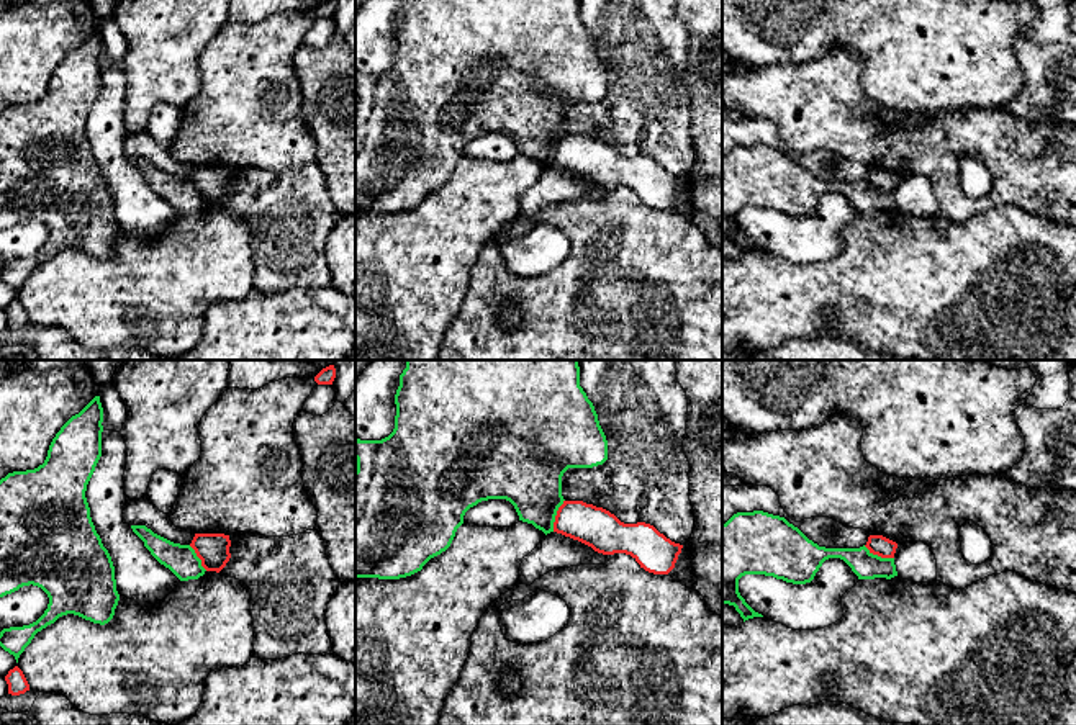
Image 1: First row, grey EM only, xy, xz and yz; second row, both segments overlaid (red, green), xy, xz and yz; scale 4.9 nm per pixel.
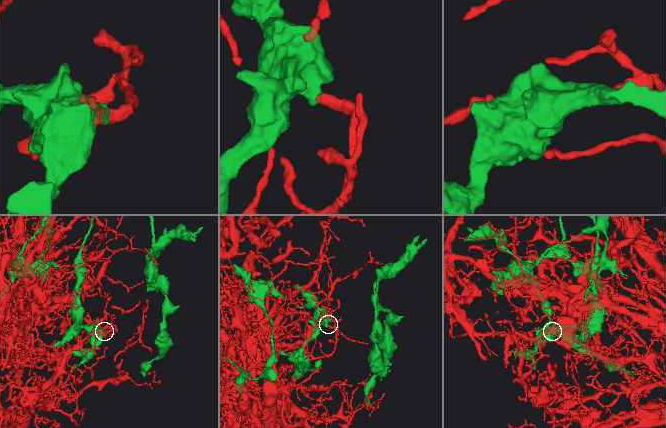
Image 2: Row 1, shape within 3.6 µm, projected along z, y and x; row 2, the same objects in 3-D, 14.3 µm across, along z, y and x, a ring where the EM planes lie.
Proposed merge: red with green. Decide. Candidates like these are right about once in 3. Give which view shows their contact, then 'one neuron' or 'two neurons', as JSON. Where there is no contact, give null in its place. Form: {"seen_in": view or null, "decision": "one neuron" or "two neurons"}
{"seen_in": "xz", "decision": "two neurons"}

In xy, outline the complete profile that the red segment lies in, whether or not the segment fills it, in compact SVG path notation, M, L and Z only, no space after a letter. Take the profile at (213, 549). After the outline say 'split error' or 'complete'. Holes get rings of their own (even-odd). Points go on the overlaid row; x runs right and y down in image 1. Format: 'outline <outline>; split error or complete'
outline M195 534L190 547L206 571L219 573L231 558L231 540L224 534Z; complete

